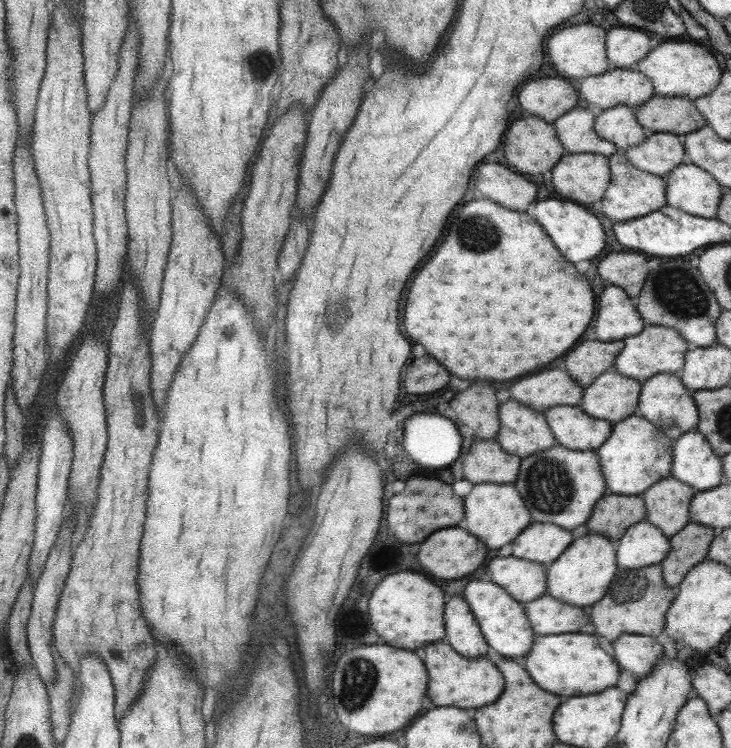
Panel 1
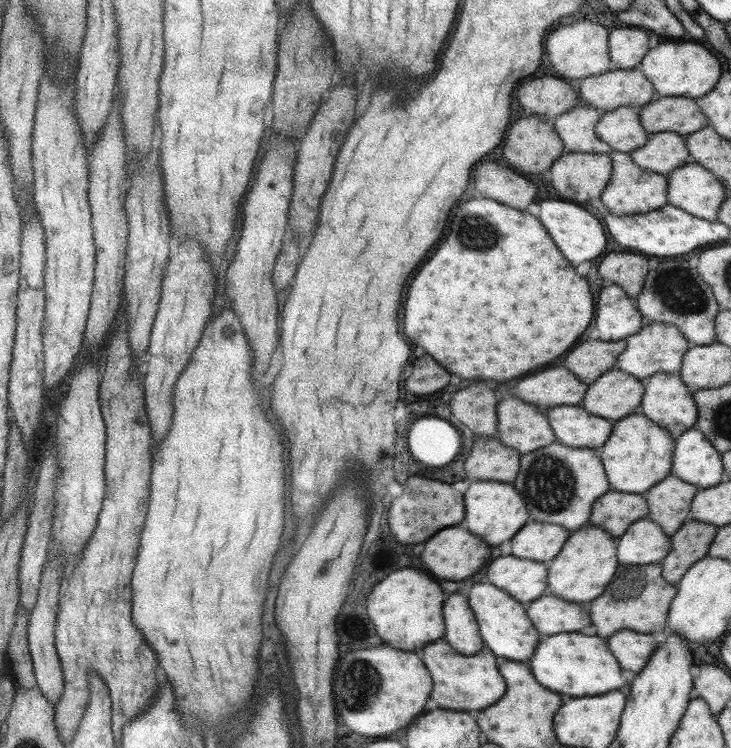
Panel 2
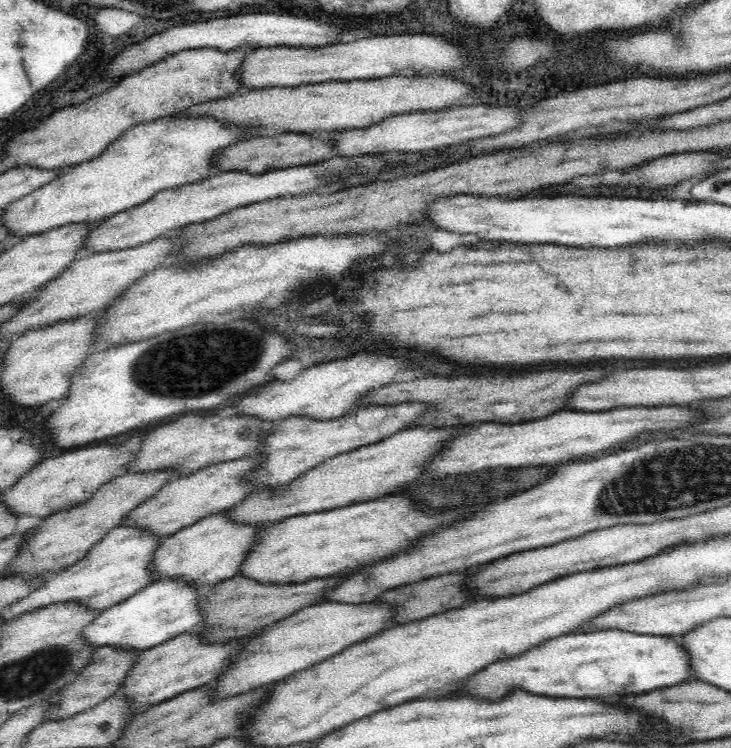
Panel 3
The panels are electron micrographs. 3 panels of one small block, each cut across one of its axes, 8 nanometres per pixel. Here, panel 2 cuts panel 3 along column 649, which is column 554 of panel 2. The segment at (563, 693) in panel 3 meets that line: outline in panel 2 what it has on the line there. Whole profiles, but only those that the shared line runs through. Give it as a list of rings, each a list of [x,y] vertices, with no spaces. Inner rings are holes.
[[[553,634],[553,636],[543,636],[541,640],[539,640],[539,644],[535,646],[535,652],[533,652],[533,656],[529,658],[529,668],[531,668],[531,674],[533,674],[533,678],[543,686],[543,688],[547,688],[547,690],[553,690],[553,692],[559,692],[559,694],[569,694],[569,696],[589,696],[589,694],[603,694],[603,692],[607,692],[607,690],[615,690],[615,688],[621,688],[621,686],[627,687],[623,684],[623,678],[621,678],[621,668],[619,668],[619,664],[617,664],[617,660],[613,658],[613,654],[605,648],[605,644],[603,644],[603,640],[599,638],[599,636],[585,636],[585,634]]]

